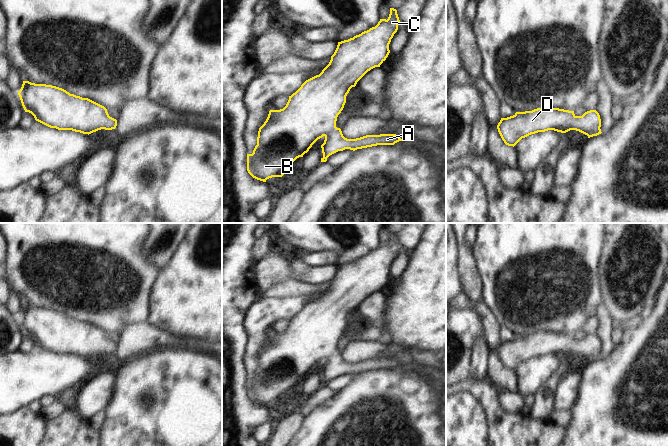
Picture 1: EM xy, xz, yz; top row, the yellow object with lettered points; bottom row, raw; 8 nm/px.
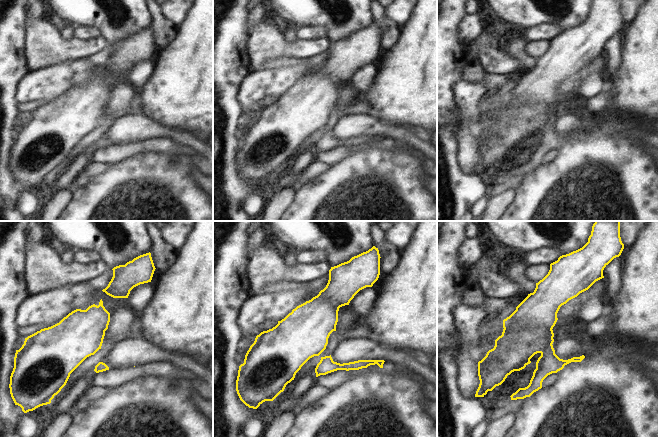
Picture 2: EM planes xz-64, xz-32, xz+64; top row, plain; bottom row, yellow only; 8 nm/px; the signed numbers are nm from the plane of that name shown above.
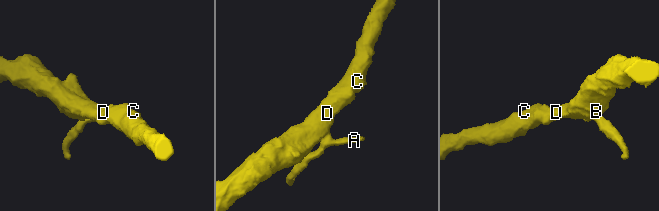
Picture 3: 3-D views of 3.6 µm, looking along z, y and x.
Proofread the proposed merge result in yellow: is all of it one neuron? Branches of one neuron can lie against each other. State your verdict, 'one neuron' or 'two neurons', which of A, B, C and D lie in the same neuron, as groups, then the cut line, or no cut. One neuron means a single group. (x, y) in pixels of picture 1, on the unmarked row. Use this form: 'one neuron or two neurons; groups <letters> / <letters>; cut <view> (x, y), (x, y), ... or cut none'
one neuron; groups A B C D; cut none

